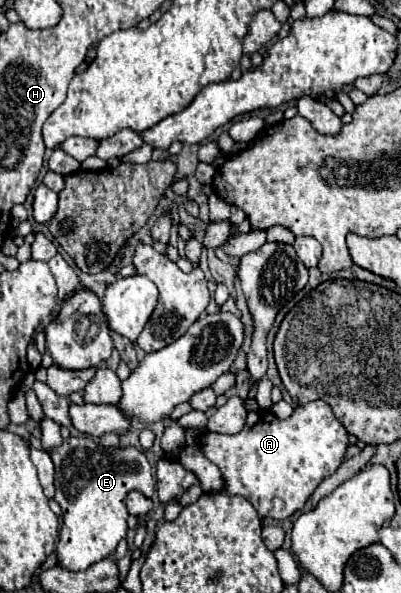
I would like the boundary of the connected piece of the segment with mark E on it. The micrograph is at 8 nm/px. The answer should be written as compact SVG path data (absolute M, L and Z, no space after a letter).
M78 436L78 438L66 438L62 446L48 450L56 476L56 496L54 500L62 508L62 526L60 526L60 538L56 544L56 558L58 566L66 570L86 570L88 566L108 558L114 554L118 542L126 538L128 526L128 510L124 504L124 498L128 492L138 490L147 498L151 498L155 492L155 479L152 478L152 468L144 456L142 450L136 448L102 448L100 444L94 444L90 436Z

